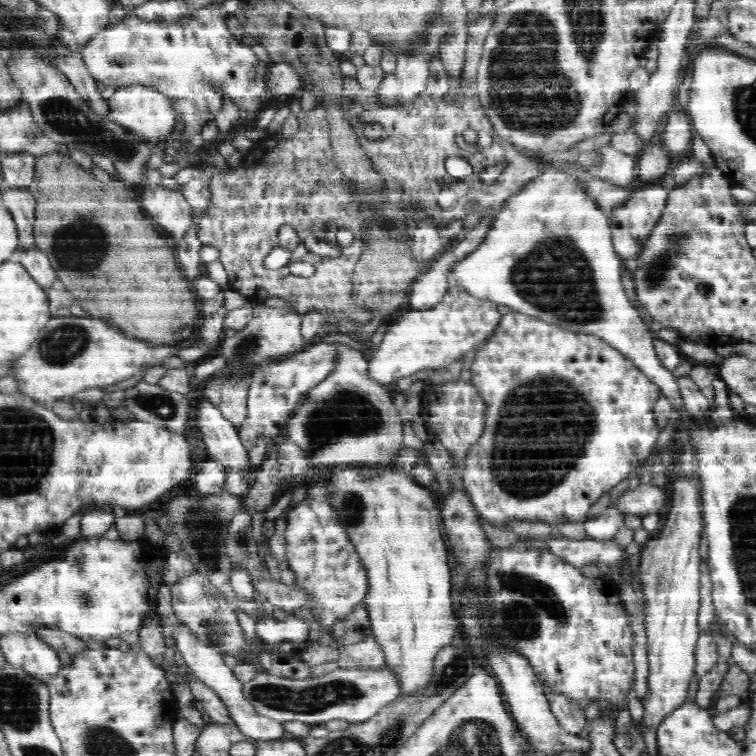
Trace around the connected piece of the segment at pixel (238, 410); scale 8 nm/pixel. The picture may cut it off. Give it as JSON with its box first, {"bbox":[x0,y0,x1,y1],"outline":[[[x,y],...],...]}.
{"bbox":[198,375,252,431],"outline":[[[244,375],[244,378],[239,379],[214,376],[198,387],[203,398],[217,406],[223,417],[227,418],[239,431],[248,414],[247,396],[250,382],[252,382],[251,375]]]}

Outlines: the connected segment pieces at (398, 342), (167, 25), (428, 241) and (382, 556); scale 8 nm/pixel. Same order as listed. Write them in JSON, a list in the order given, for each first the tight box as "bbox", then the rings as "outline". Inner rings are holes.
[{"bbox":[367,283,503,387],"outline":[[[458,283],[452,285],[440,302],[428,309],[414,309],[408,314],[404,314],[383,337],[377,349],[367,359],[369,378],[376,380],[382,386],[395,387],[398,378],[411,376],[423,368],[442,368],[451,362],[456,362],[462,354],[470,352],[476,344],[486,340],[488,336],[493,336],[503,312],[498,312],[498,304],[491,299],[479,298],[472,295],[463,285]]]},{"bbox":[80,4,270,142],"outline":[[[212,4],[191,9],[178,22],[147,22],[130,13],[122,22],[112,24],[102,33],[96,34],[80,53],[90,75],[102,85],[113,86],[115,89],[132,85],[152,86],[156,91],[169,96],[175,106],[175,117],[184,120],[184,142],[190,142],[190,136],[200,134],[202,128],[220,111],[223,104],[220,90],[232,99],[239,110],[246,110],[249,117],[260,112],[265,99],[270,96],[265,77],[268,66],[257,58],[250,41],[235,40],[226,21],[220,9]]]},{"bbox":[412,212,442,262],"outline":[[[416,212],[414,220],[416,220],[418,228],[416,228],[416,234],[412,240],[412,254],[417,262],[432,260],[442,248],[440,234],[438,234],[434,222],[430,218],[426,218],[422,212]]]},{"bbox":[332,468,461,697],"outline":[[[348,468],[332,474],[332,509],[344,527],[348,540],[358,551],[368,571],[368,592],[363,604],[369,614],[371,632],[382,645],[386,667],[400,684],[400,697],[414,696],[430,688],[434,676],[435,656],[441,648],[450,644],[461,624],[452,610],[452,572],[448,561],[450,551],[442,540],[440,514],[434,493],[416,483],[411,474],[398,470],[382,470],[378,474],[365,475],[356,468]]]}]

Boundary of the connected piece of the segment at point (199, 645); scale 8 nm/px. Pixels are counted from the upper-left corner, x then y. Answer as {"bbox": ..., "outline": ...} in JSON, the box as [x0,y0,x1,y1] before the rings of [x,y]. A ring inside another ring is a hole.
{"bbox":[172,626,289,741],"outline":[[[179,626],[172,633],[172,638],[176,642],[178,652],[183,656],[186,666],[190,669],[196,678],[200,679],[206,686],[212,688],[216,694],[222,699],[229,712],[229,717],[239,727],[242,734],[250,739],[273,741],[289,737],[283,728],[283,724],[271,718],[259,715],[250,702],[246,701],[242,692],[242,684],[222,659],[222,653],[211,644],[198,639],[188,627]]]}

